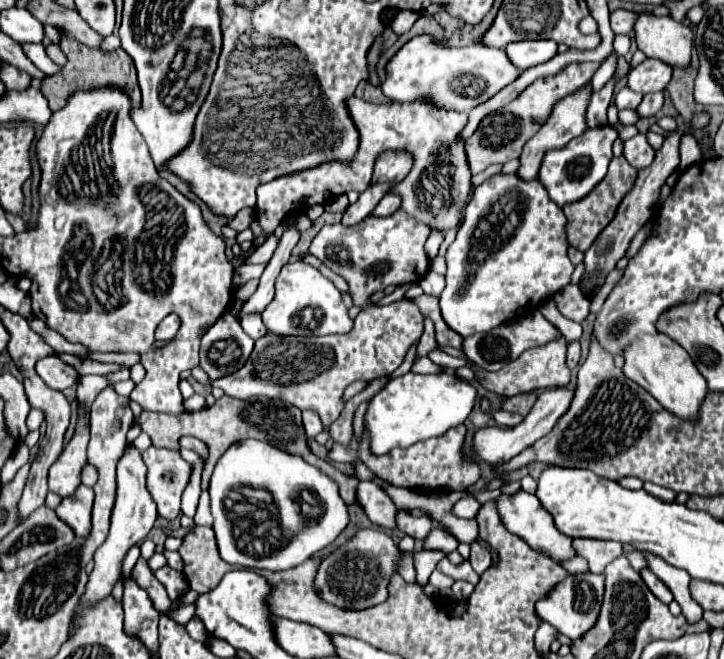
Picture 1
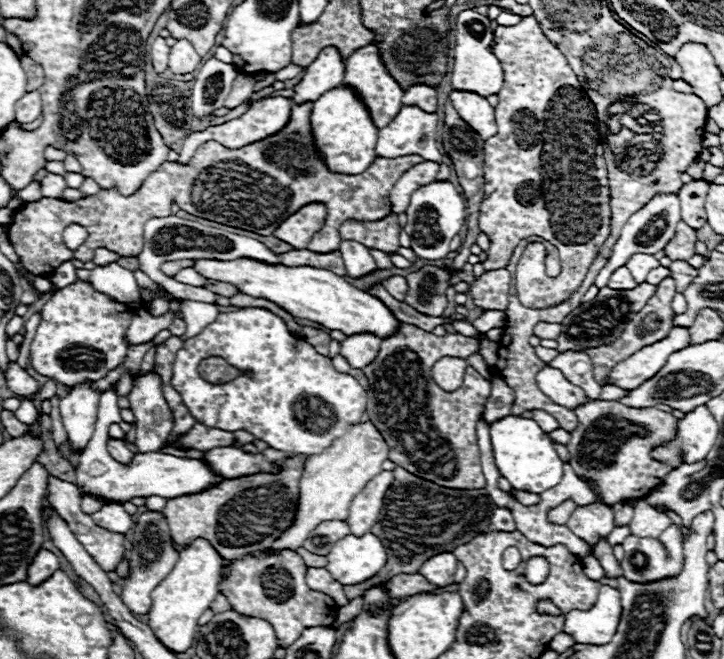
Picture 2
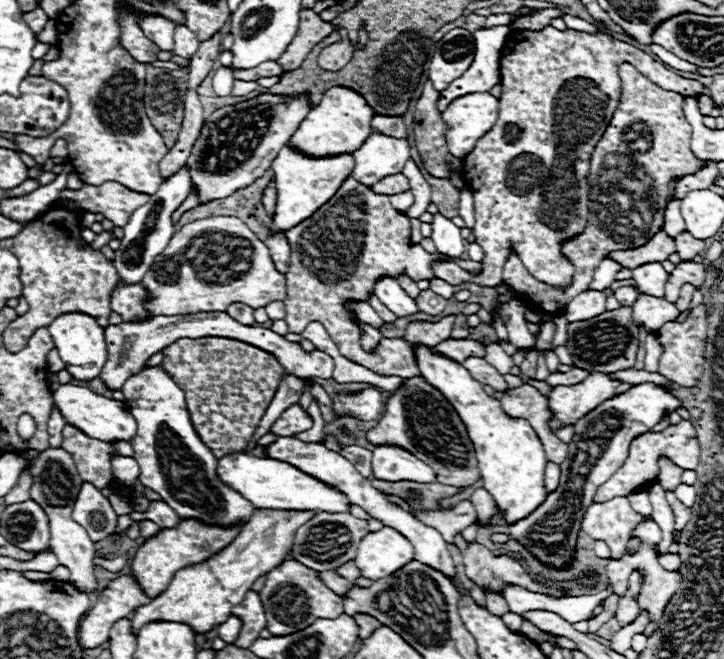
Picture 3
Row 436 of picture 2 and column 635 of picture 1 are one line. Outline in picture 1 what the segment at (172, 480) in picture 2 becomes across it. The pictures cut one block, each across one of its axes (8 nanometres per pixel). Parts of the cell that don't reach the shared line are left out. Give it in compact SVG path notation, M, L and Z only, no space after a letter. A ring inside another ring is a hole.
M624 86L616 96L614 96L614 104L618 106L618 110L622 108L636 108L642 102L642 94L630 90L628 86Z

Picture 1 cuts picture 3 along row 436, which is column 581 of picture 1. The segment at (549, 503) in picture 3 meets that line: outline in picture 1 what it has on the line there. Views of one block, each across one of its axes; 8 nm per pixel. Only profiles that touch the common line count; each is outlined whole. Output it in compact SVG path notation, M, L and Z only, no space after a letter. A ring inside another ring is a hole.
M590 572L574 574L558 582L558 586L550 590L550 594L546 594L536 602L536 614L542 620L550 622L558 632L566 634L570 640L576 640L584 632L588 632L598 620L602 596L604 596L604 574L590 574Z

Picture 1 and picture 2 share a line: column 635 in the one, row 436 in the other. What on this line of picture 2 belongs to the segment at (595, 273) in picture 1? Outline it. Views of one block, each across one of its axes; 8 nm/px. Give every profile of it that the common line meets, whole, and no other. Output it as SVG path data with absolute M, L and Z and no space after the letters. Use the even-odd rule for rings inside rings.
M194 424L194 428L182 438L184 446L192 450L212 450L218 446L230 446L234 444L234 434L218 428L208 428L204 424Z

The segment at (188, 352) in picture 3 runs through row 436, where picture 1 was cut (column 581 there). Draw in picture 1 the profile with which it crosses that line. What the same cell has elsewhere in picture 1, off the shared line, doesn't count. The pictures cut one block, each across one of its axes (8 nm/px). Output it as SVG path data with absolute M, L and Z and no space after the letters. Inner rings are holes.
M618 156L618 158L612 158L610 162L610 168L608 168L608 174L606 178L582 200L574 202L574 204L566 204L564 206L564 216L566 216L566 236L568 236L568 242L586 252L592 242L596 240L596 236L612 222L614 214L616 214L616 208L618 204L622 202L622 198L630 192L630 188L634 186L634 180L636 180L636 168L632 168L624 156Z

